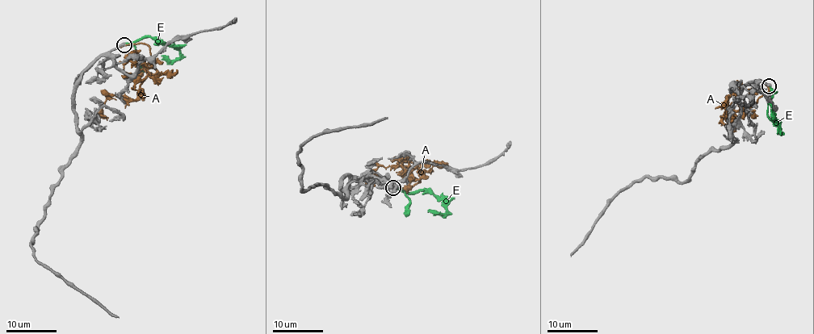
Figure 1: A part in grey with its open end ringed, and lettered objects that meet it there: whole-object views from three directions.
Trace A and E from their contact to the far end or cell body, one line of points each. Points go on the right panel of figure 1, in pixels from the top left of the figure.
A: (767, 85), (767, 93), (745, 115), (734, 111), (726, 123), (727, 106), (731, 134)
E: (769, 86), (769, 90), (775, 91), (771, 100), (772, 110), (780, 132), (778, 121)

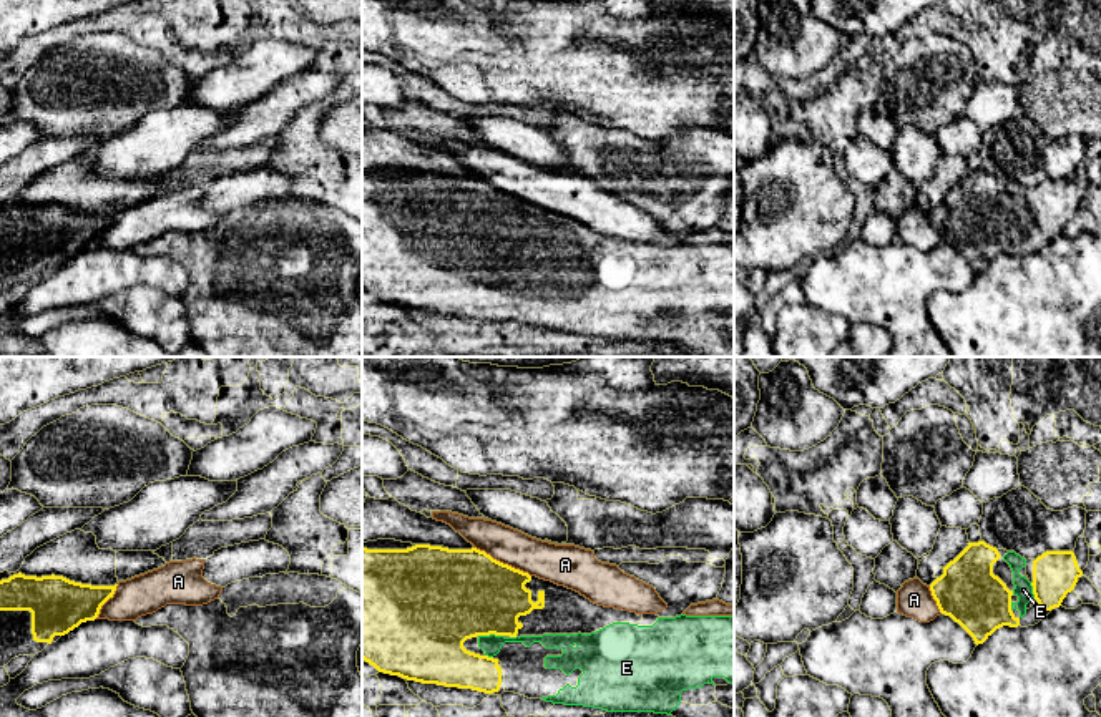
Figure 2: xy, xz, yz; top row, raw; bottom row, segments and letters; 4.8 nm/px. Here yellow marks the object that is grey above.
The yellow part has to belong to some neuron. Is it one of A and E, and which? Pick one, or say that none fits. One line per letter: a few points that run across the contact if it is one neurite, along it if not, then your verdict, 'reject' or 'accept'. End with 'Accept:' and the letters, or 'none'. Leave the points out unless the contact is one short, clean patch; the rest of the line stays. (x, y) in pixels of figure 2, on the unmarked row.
A: line xz (474, 175), (530, 204); reject
E: line xz (455, 223), (490, 261), (492, 273); accept
Accept: E

